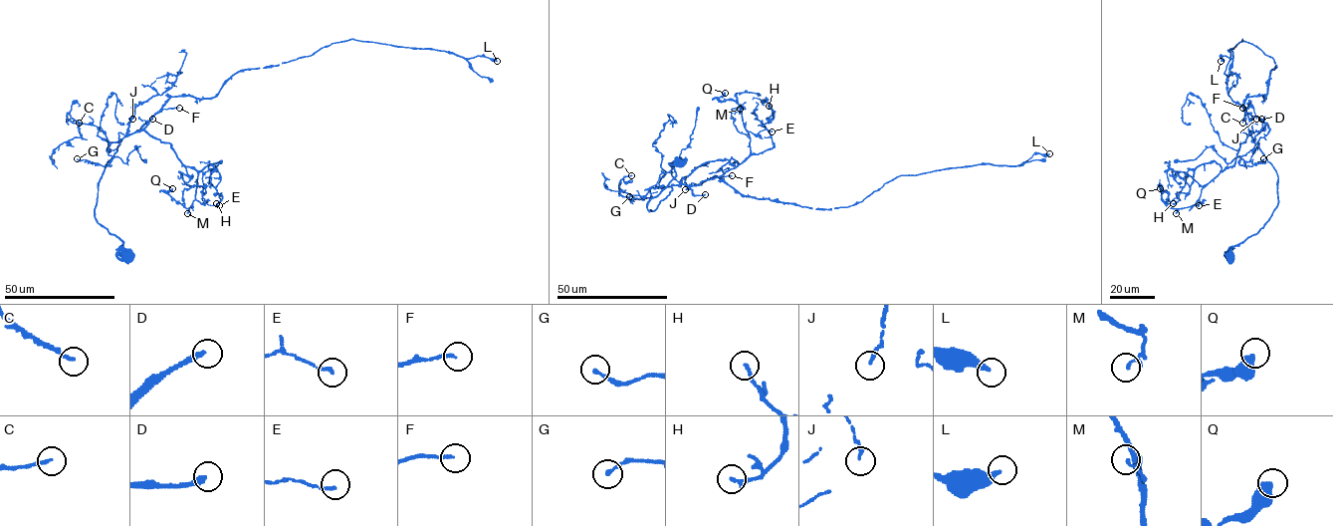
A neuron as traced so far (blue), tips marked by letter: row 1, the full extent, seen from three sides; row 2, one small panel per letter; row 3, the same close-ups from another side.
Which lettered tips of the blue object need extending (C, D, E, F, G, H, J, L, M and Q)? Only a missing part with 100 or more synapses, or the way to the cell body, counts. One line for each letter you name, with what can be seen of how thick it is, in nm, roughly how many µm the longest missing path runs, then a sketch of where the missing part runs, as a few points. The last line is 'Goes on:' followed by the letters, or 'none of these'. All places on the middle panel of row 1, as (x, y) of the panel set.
D: 240 nm thick; about 200 µm are missing; missing branch runs (705, 194), (760, 192), (764, 177), (843, 203), (878, 146), (866, 178), (879, 183), (909, 180), (933, 149)
Goes on: D

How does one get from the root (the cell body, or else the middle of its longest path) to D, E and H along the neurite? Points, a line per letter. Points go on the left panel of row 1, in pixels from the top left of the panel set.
D: (126, 255), (120, 246), (122, 242), (96, 218), (98, 182), (120, 140), (139, 131), (152, 119)
E: (126, 255), (95, 216), (98, 182), (125, 136), (143, 130), (169, 142), (197, 172), (196, 199), (219, 205)
H: (126, 255), (95, 216), (98, 182), (125, 136), (143, 130), (197, 170), (221, 161), (209, 179), (216, 203)

